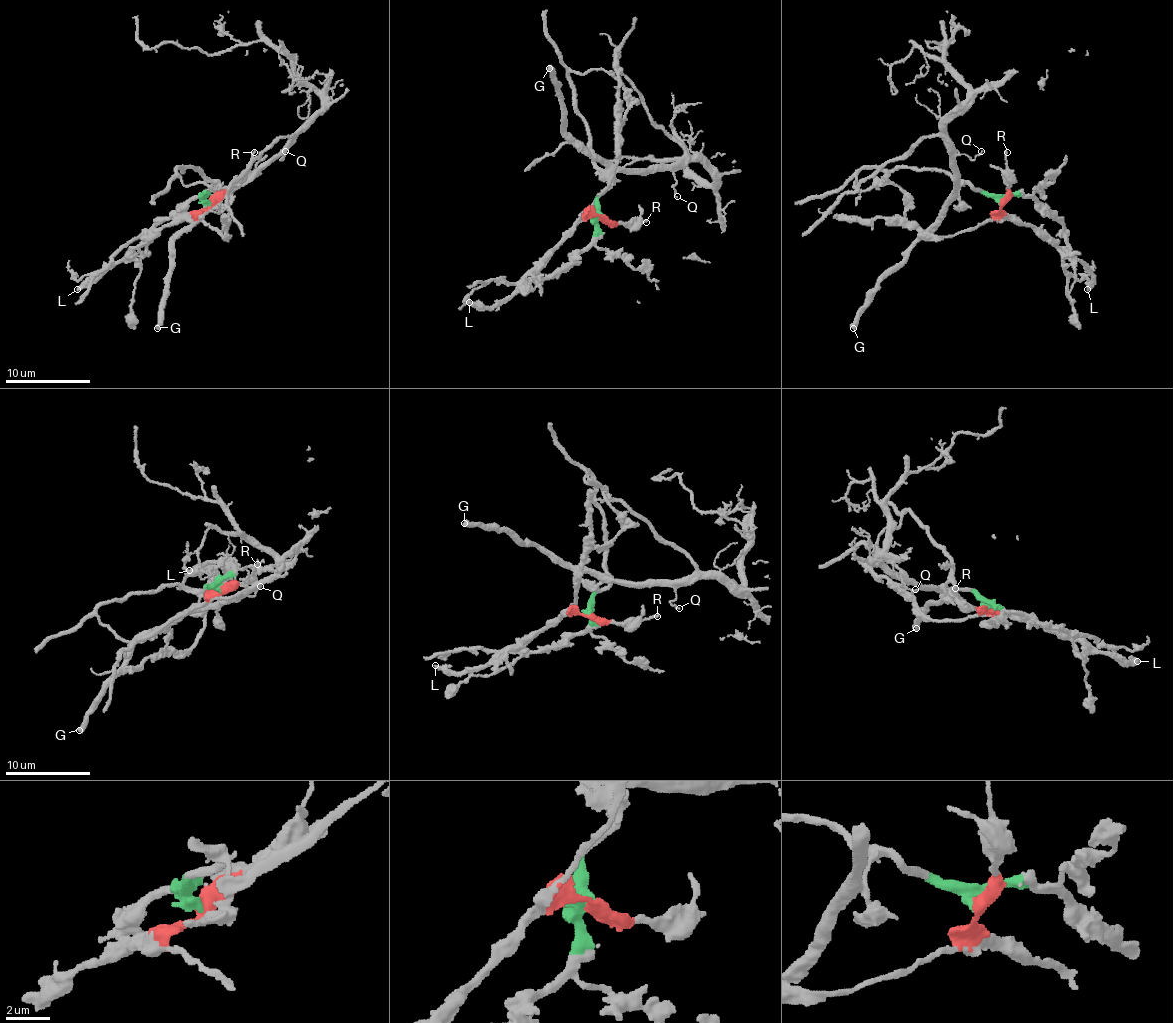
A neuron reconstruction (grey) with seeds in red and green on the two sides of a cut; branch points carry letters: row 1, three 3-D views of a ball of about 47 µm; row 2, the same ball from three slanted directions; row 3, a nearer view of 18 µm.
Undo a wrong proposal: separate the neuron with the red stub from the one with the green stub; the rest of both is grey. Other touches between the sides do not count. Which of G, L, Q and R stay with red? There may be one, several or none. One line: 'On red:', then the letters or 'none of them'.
On red: L, R

